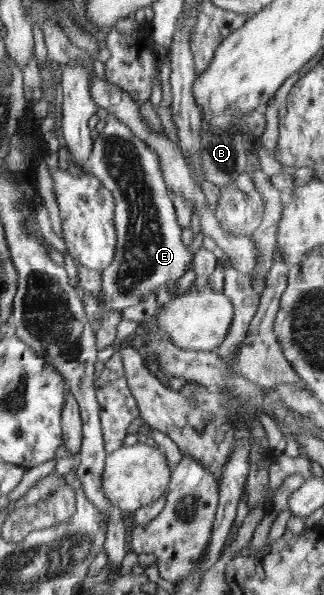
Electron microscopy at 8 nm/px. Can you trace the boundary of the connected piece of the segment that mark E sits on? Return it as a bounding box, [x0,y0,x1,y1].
[85,114,193,311]

